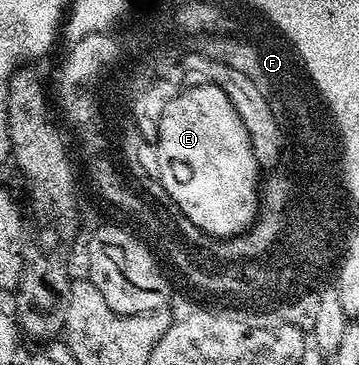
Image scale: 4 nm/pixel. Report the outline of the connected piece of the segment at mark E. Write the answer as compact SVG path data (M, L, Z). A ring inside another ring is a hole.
M206 80L203 81L203 83L203 86L190 86L187 90L186 88L183 89L181 93L177 95L177 99L174 101L174 106L172 107L172 105L168 105L167 110L163 112L163 121L165 122L165 144L163 145L163 148L164 160L166 161L168 169L168 184L172 193L174 193L176 202L180 203L182 206L181 210L184 211L184 216L186 216L188 220L192 220L196 227L205 231L210 229L213 235L221 238L232 238L249 229L258 215L260 197L260 174L258 178L258 173L260 173L260 167L258 164L258 158L254 155L254 146L250 139L248 128L244 124L244 120L236 112L232 100L228 100L228 96L225 92L223 92L219 86L215 86L213 82Z

